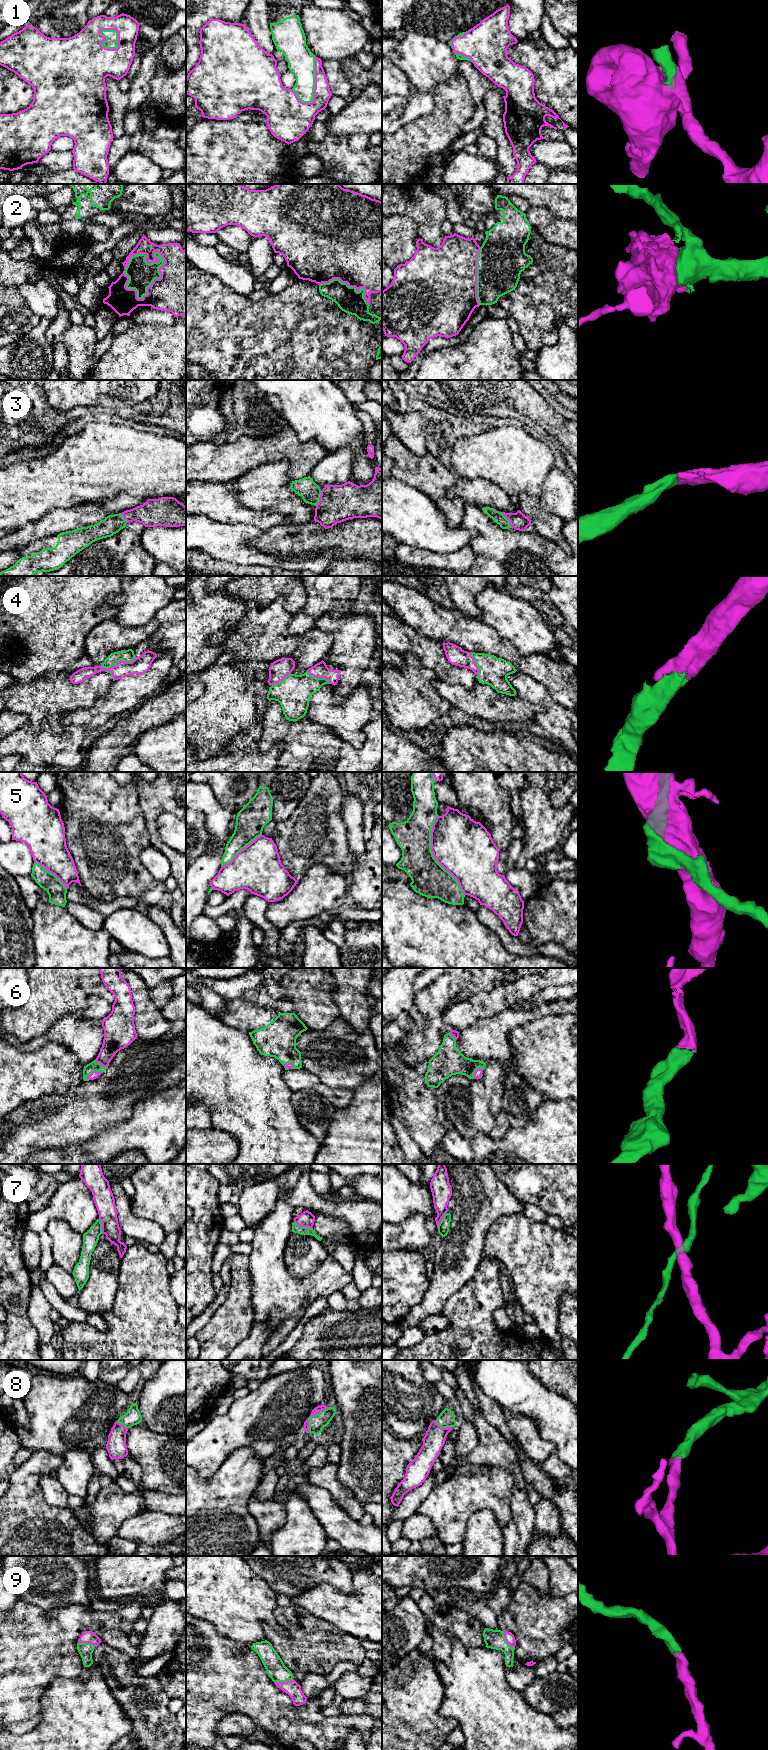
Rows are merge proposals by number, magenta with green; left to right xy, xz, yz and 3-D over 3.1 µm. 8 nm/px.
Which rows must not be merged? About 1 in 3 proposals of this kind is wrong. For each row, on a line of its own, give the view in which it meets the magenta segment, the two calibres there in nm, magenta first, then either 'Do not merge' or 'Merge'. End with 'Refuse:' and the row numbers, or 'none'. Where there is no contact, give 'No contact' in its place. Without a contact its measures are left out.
1: Touches magenta in xz. Thickness 180 nm (magenta) against 220 nm. Merge
2: Touches magenta in xy. Thickness 440 nm (magenta) against 220 nm. Do not merge
3: Touches magenta in yz. Thickness 140 nm (magenta) against 90 nm. Merge
4: Touches magenta in xy. Thickness 140 nm (magenta) against 100 nm. Merge
5: Touches magenta in yz. Thickness 460 nm (magenta) against 280 nm. Do not merge
6: Touches magenta in xy. Thickness 60 nm (magenta) against 80 nm. Merge
7: Touches magenta in xz. Thickness 130 nm (magenta) against 70 nm. Do not merge
8: Touches magenta in xz. Thickness 60 nm (magenta) against 130 nm. Merge
9: Touches magenta in xz. Thickness 120 nm (magenta) against 160 nm. Merge
Refuse: 2, 5, 7

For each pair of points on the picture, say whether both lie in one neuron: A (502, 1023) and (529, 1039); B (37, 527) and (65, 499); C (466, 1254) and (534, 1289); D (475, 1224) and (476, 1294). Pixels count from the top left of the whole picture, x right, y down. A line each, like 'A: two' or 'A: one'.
A: two
B: two
C: two
D: two

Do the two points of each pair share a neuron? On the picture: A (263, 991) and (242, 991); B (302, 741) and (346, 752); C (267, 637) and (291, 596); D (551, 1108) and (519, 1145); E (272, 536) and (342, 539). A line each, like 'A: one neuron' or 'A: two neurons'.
A: one neuron
B: two neurons
C: two neurons
D: one neuron
E: one neuron

